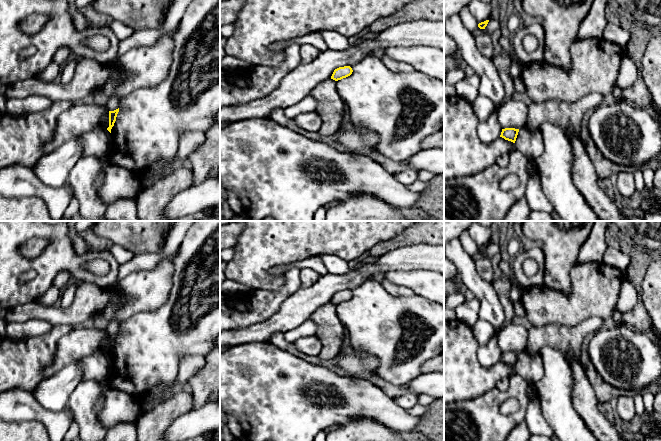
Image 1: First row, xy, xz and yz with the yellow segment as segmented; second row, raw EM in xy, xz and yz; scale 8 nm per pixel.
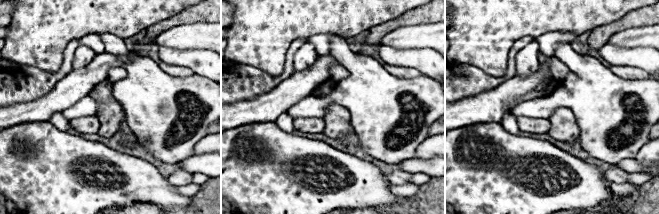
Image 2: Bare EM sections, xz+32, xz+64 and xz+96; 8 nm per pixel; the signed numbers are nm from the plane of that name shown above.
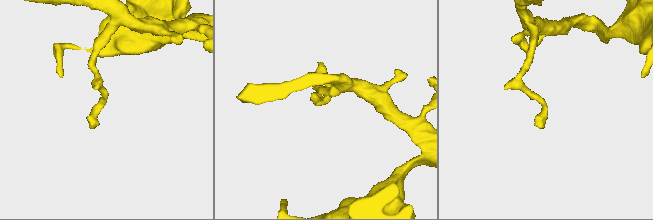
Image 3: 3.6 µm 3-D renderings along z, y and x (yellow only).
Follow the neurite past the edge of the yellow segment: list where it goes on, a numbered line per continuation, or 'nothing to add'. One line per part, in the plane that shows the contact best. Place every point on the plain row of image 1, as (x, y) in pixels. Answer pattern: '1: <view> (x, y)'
nothing to add

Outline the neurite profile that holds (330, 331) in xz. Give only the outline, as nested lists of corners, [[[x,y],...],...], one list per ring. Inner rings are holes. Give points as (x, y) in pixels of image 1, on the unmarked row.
[[[327,303],[320,306],[309,319],[316,324],[316,336],[322,344],[318,357],[321,360],[335,359],[346,337],[344,326],[337,317],[336,305]]]

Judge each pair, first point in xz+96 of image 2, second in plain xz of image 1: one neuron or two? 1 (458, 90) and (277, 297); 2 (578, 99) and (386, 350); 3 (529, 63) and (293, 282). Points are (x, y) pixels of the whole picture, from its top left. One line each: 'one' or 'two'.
1: one
2: one
3: two

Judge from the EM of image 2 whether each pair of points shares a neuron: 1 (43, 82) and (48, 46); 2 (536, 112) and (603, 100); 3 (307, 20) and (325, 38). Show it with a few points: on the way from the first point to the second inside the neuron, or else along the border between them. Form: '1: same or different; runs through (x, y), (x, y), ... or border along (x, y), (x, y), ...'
1: different; border along (63, 55), (60, 66), (54, 72), (22, 65)
2: same; runs through (553, 100), (586, 100)
3: different; border along (333, 33), (316, 33), (306, 39)

